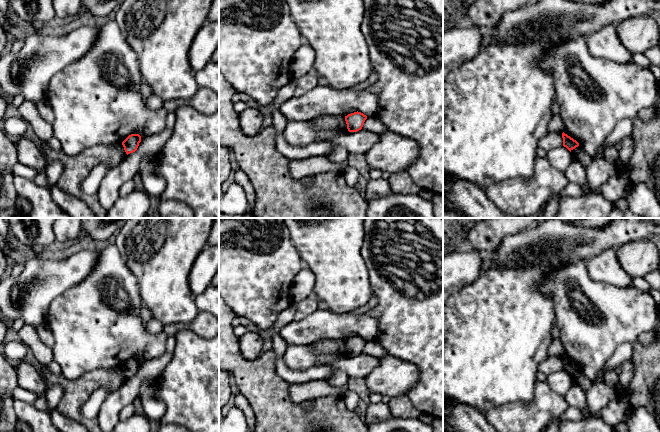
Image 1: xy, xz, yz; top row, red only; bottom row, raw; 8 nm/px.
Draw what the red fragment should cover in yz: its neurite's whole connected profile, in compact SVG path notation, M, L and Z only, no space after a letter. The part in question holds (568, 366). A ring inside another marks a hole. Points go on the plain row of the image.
M564 356L562 357L562 362L563 362L563 370L566 371L570 376L579 370L579 367L576 364L574 364Z

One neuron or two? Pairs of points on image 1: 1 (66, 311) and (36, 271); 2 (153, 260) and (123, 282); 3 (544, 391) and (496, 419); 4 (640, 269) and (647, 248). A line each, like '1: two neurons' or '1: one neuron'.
1: two neurons
2: two neurons
3: one neuron
4: one neuron

